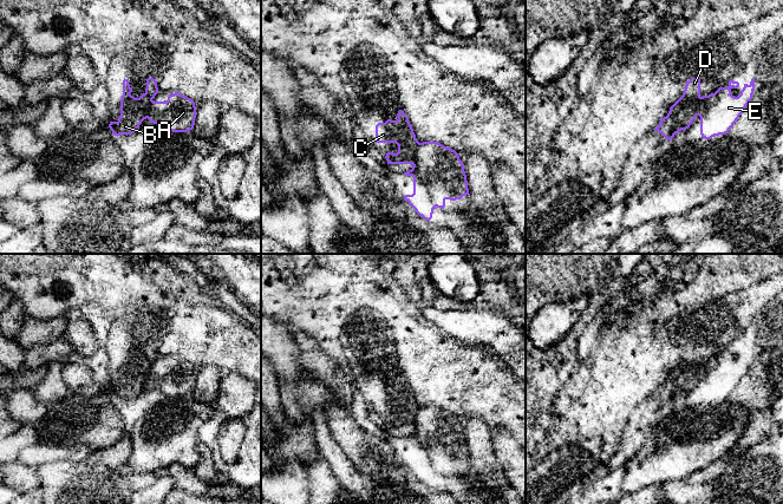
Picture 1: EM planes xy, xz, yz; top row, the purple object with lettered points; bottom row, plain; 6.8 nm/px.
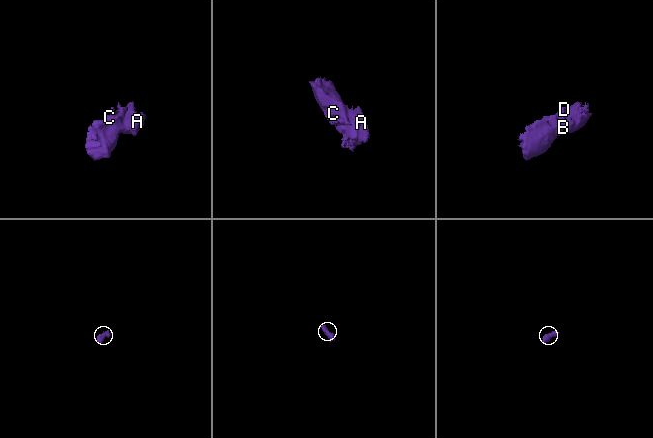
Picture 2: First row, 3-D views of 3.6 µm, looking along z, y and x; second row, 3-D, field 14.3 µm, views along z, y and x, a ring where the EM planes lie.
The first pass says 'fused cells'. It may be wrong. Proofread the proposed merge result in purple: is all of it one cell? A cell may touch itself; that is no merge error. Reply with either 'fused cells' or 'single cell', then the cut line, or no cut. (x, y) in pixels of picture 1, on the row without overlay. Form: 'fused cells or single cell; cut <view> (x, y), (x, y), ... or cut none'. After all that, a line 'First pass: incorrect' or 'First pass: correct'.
fused cells; cut yz (700, 361), (670, 378), (660, 388)
First pass: correct

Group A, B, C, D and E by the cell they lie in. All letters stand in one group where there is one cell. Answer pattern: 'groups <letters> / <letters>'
groups A E / B C D

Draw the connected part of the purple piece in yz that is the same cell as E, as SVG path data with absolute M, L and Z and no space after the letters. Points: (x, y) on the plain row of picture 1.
M755 342L749 349L744 348L740 359L735 361L731 359L731 353L738 351L738 346L729 345L727 352L720 351L715 358L703 360L667 380L654 395L671 405L676 398L689 393L696 381L699 380L703 402L711 404L715 400L726 399L752 364L756 351Z

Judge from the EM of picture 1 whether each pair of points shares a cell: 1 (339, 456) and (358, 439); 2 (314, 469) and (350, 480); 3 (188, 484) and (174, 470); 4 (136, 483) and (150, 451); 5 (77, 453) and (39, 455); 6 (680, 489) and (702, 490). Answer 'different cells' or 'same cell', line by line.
1: different cells
2: different cells
3: same cell
4: different cells
5: same cell
6: same cell

